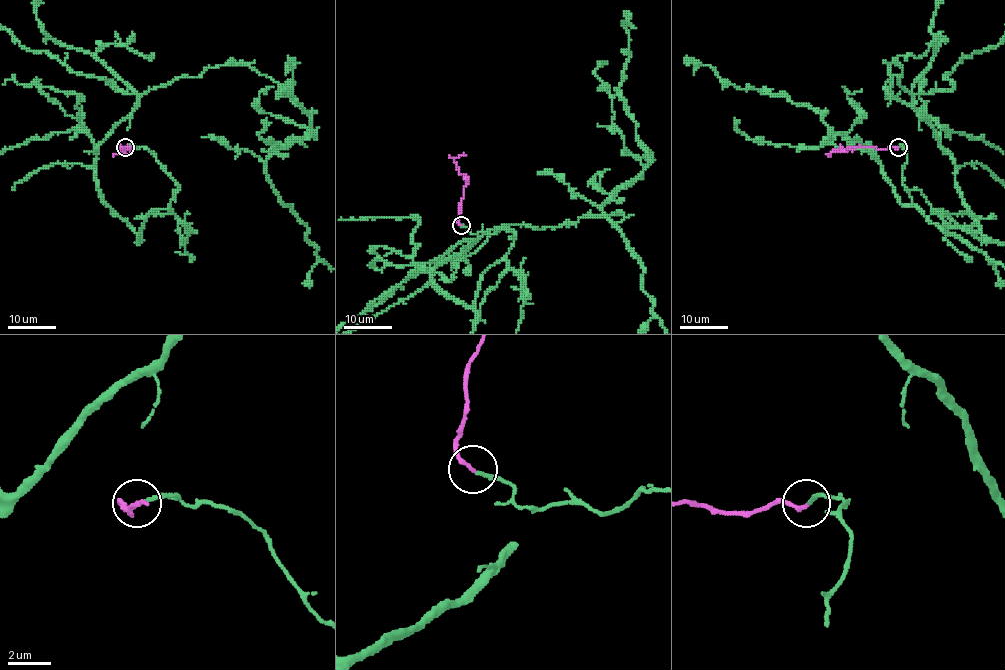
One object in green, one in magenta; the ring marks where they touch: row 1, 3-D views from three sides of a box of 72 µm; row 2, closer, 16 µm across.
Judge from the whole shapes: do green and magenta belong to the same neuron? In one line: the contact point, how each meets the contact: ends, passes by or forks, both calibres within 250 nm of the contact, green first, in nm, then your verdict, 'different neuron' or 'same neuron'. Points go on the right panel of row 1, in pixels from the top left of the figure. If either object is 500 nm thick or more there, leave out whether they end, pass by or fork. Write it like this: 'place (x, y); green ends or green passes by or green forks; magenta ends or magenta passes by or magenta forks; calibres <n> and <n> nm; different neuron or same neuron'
place (898, 147); green ends; magenta ends; calibres 170 and 190 nm; same neuron

